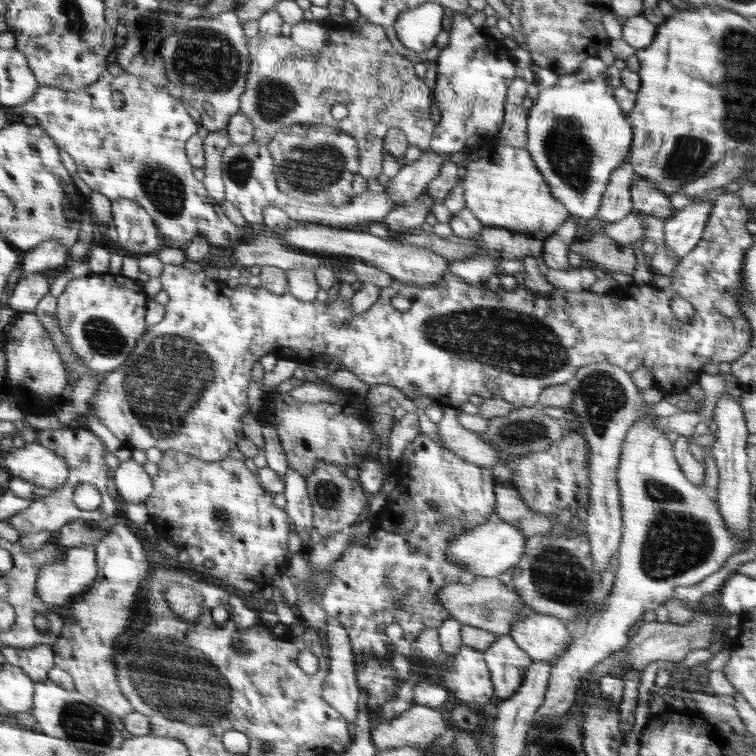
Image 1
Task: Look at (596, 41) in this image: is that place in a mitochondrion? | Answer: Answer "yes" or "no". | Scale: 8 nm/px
no

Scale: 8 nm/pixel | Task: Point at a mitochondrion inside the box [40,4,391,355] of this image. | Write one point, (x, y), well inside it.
(206, 61)

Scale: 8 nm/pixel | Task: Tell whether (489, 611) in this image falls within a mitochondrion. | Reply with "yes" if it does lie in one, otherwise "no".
yes

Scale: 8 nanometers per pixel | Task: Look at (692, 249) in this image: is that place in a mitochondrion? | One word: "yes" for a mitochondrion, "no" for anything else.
no

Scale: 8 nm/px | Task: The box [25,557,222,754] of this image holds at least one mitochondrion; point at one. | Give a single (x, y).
(79, 721)

